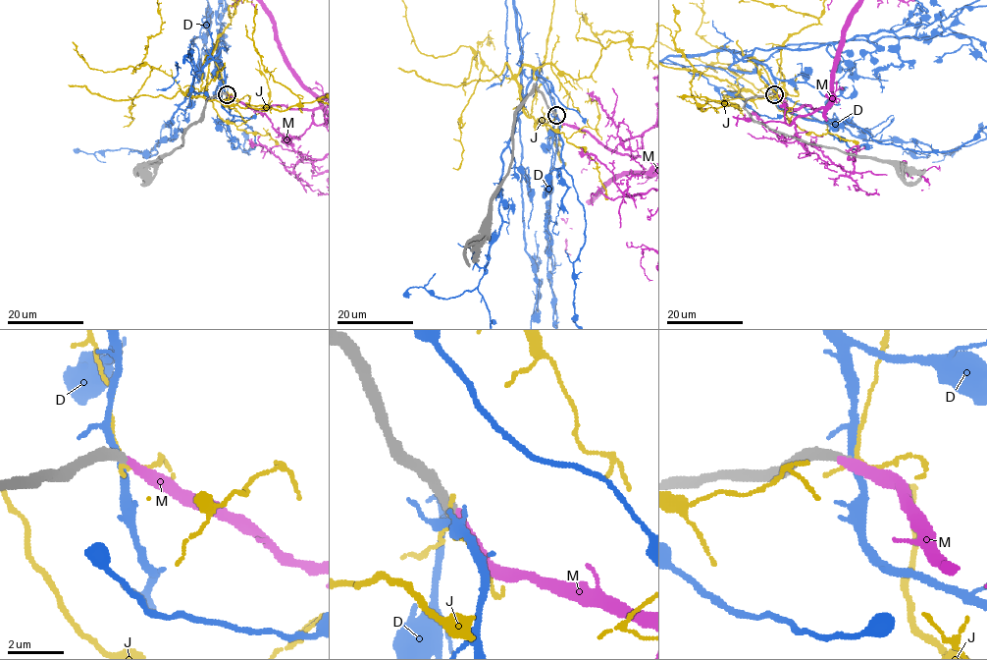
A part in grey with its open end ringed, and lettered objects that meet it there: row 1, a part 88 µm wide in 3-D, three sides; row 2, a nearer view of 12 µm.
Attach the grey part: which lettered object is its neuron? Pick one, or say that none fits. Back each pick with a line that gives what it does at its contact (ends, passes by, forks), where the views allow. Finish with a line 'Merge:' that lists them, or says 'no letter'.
M: it ends
Merge: M

